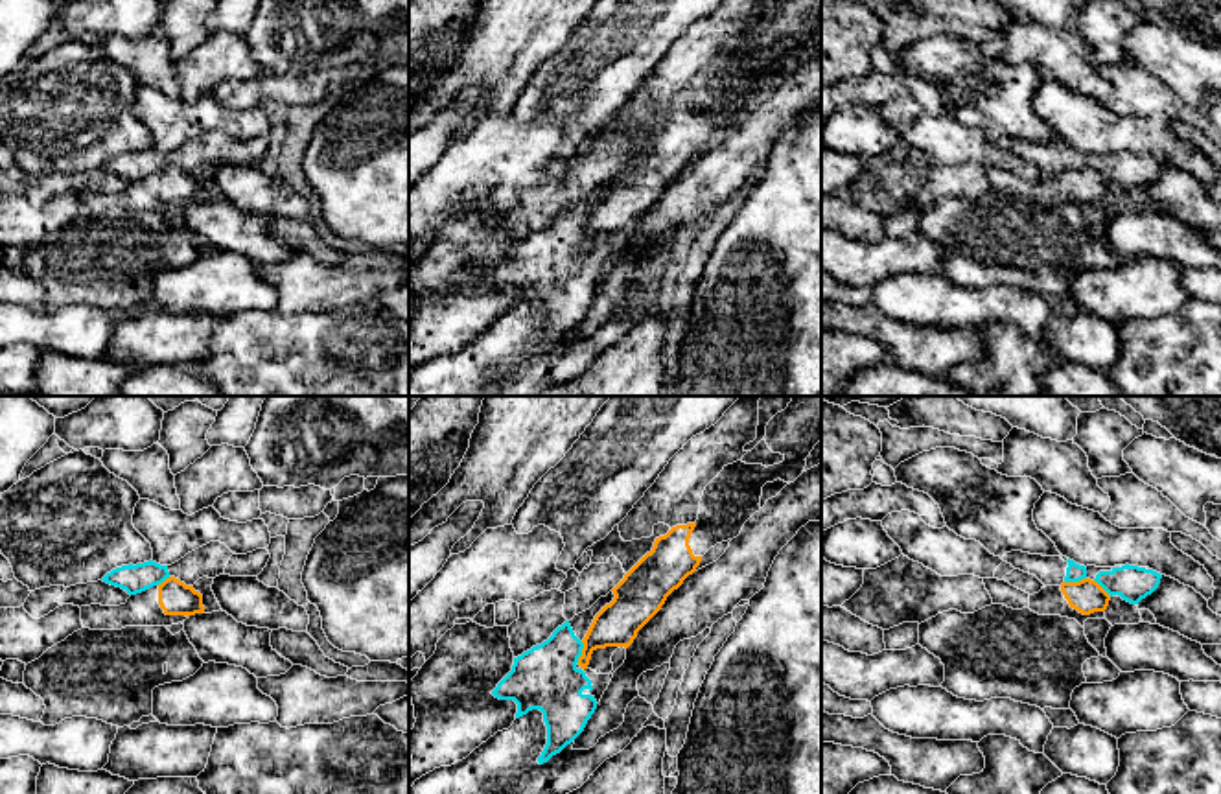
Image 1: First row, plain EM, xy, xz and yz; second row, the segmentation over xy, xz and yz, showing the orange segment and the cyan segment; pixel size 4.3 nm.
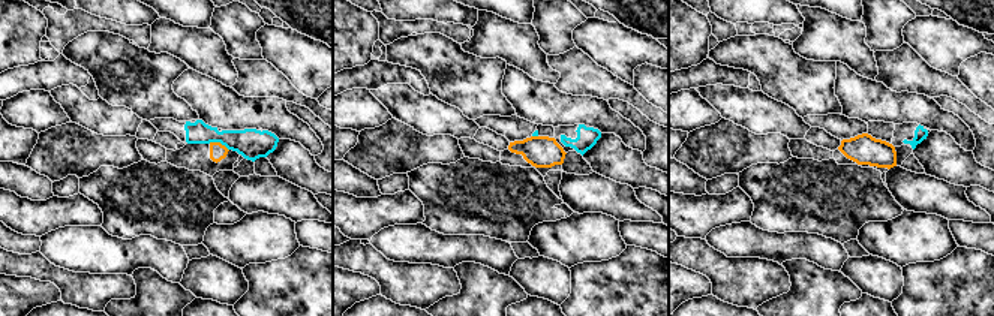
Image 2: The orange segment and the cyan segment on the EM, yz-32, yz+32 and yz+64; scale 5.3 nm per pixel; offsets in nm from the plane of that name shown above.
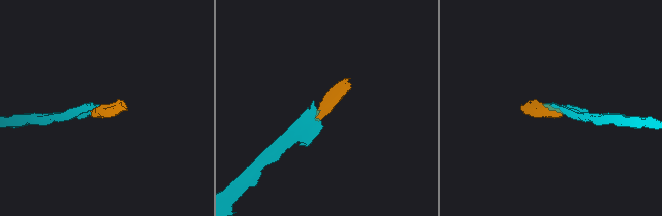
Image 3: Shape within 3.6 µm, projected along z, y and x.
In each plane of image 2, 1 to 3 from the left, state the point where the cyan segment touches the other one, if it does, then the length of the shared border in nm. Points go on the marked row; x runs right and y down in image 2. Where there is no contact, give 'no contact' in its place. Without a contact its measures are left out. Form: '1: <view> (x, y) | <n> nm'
1: yz-32 (219, 143) | 120 nm
2: yz+32 (535, 137) | 30 nm
3: no contact

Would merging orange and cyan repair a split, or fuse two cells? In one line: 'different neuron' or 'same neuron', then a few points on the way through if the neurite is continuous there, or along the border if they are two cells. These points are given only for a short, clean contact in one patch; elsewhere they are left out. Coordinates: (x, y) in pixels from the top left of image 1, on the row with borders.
different neuron; border xz (582, 642), (582, 653), (577, 662)

